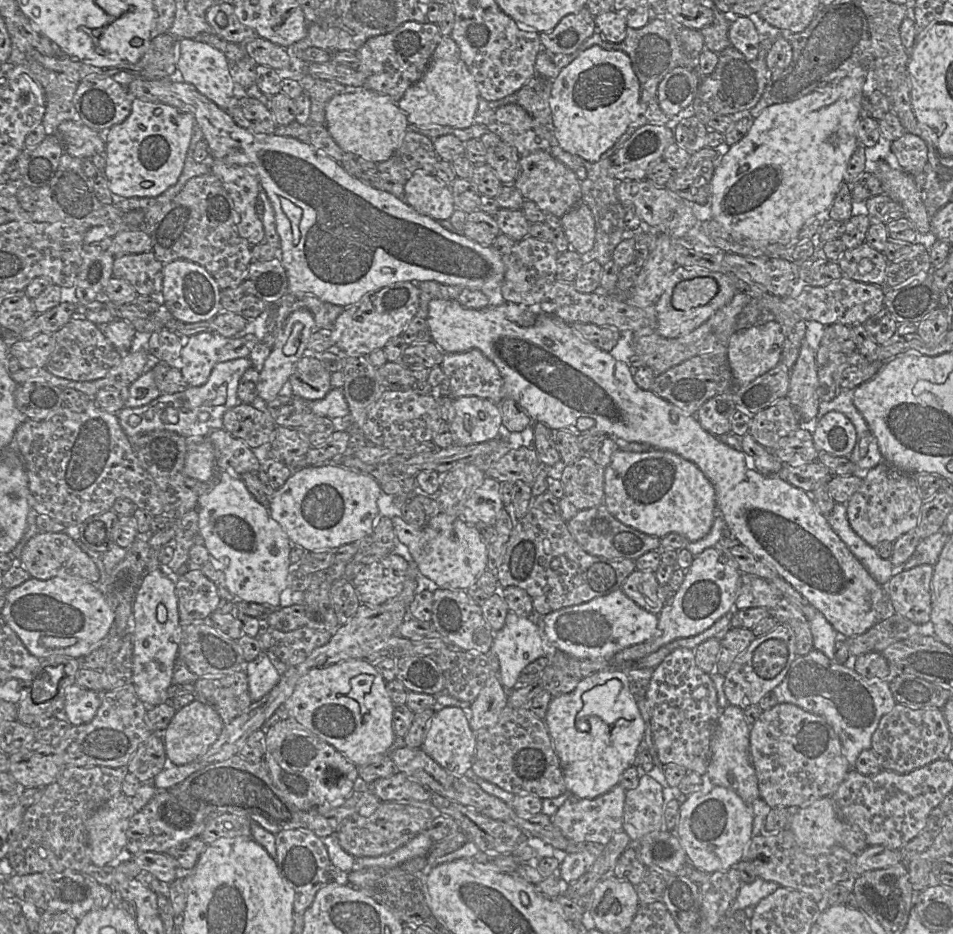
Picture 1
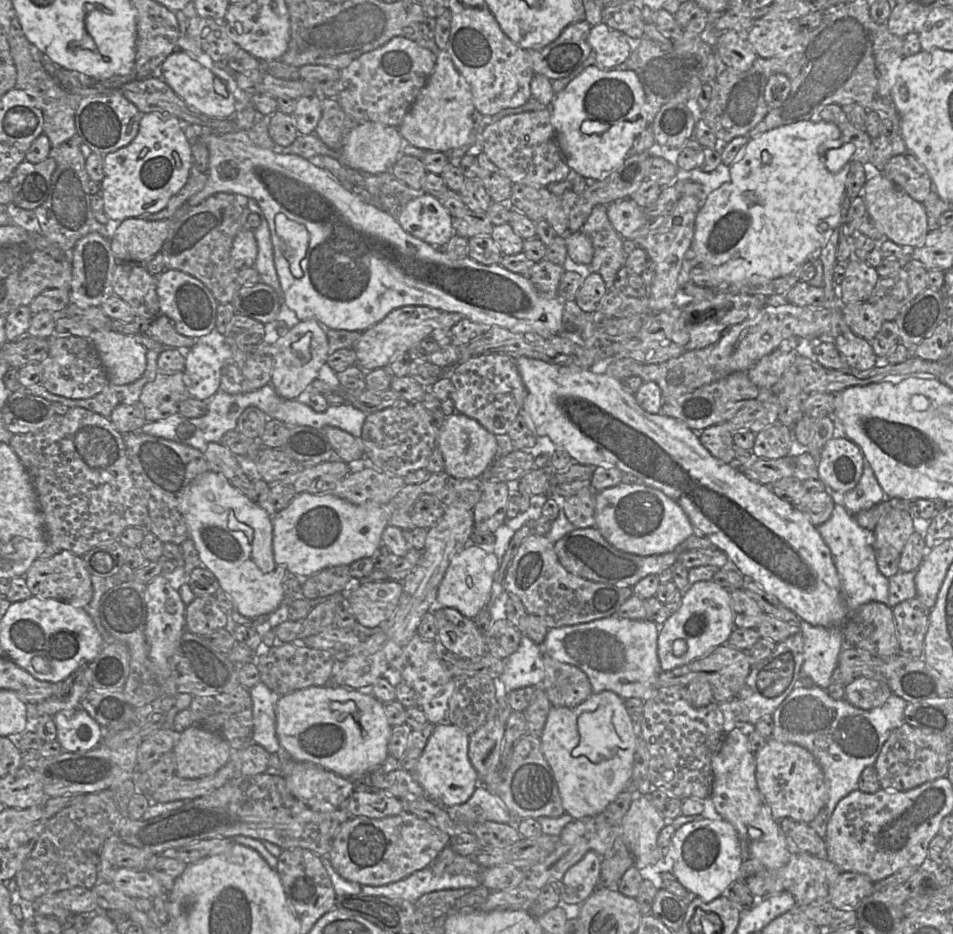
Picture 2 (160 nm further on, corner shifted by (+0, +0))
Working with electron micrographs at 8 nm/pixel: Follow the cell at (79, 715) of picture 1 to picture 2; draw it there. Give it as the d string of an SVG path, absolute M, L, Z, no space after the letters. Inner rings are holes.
M81 706L58 712L54 721L63 751L88 751L101 742L100 725Z

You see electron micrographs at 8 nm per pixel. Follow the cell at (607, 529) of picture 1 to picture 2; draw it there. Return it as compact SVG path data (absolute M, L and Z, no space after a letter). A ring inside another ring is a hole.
M596 527L575 528L554 544L559 562L569 573L594 582L630 588L648 575L658 575L663 570L672 568L679 561L682 553L712 547L714 546L708 540L692 535L677 546L673 552L640 556L616 549L605 540Z

